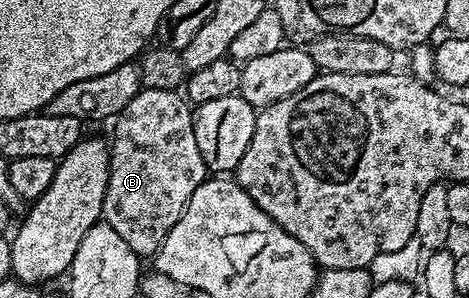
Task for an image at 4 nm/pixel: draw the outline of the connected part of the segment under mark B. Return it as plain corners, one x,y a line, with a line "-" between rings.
141,88
140,93
134,95
134,99
130,99
130,103
126,103
126,107
116,116
114,124
111,126
111,128
113,127
113,138
111,137
110,152
108,154
108,182
106,183
106,199
104,200
102,221
109,224
114,231
118,231
119,238
130,247
130,250
136,252
141,259
147,259
147,257
148,259
155,258
156,253
166,239
166,235
170,235
174,223
178,223
178,219
183,215
190,195
194,195
194,191
198,191
198,187
209,176
210,170
204,166
202,151
198,151
198,139
194,139
193,116
193,106
179,92

